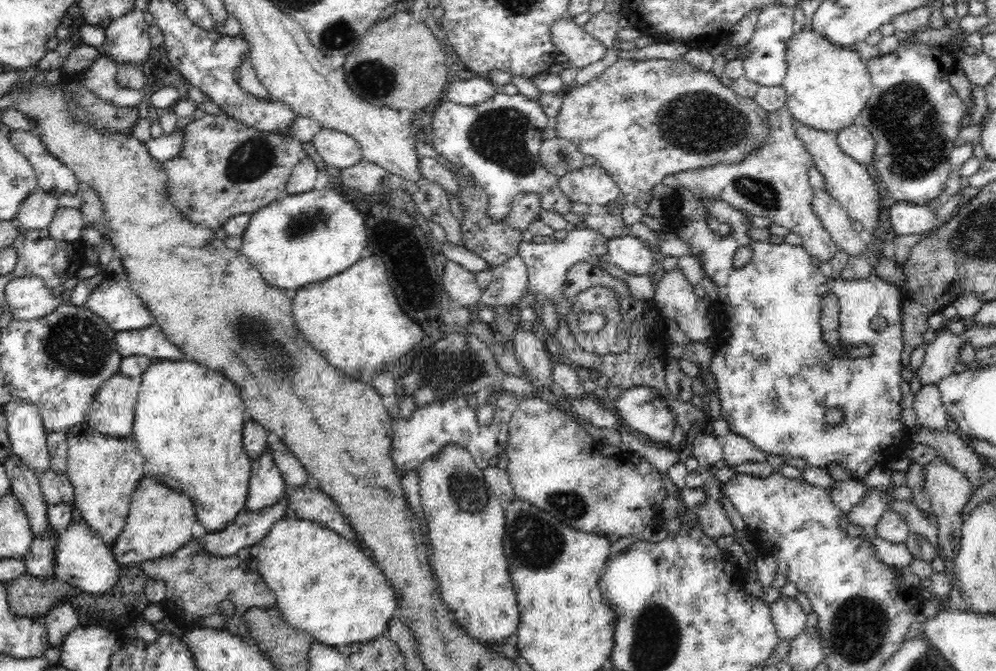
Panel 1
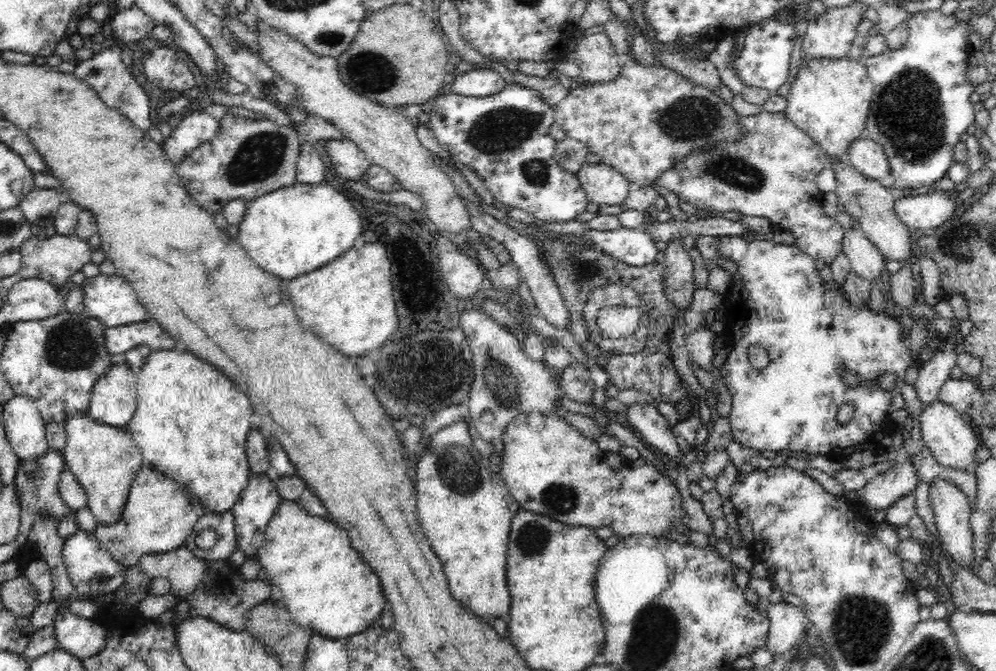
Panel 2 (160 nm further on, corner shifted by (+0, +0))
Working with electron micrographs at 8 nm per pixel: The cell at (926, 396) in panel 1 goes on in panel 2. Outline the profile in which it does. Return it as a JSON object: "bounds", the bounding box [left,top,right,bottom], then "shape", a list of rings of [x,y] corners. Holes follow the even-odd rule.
{"bounds":[919,399,980,474],"shape":[[[938,399],[934,402],[930,402],[928,406],[922,408],[922,414],[919,416],[921,436],[924,446],[928,447],[928,450],[932,453],[932,456],[942,466],[948,469],[962,470],[962,472],[968,472],[975,474],[976,466],[976,454],[980,447],[980,431],[972,427],[972,423],[968,419],[962,417],[953,406],[944,404]]]}

